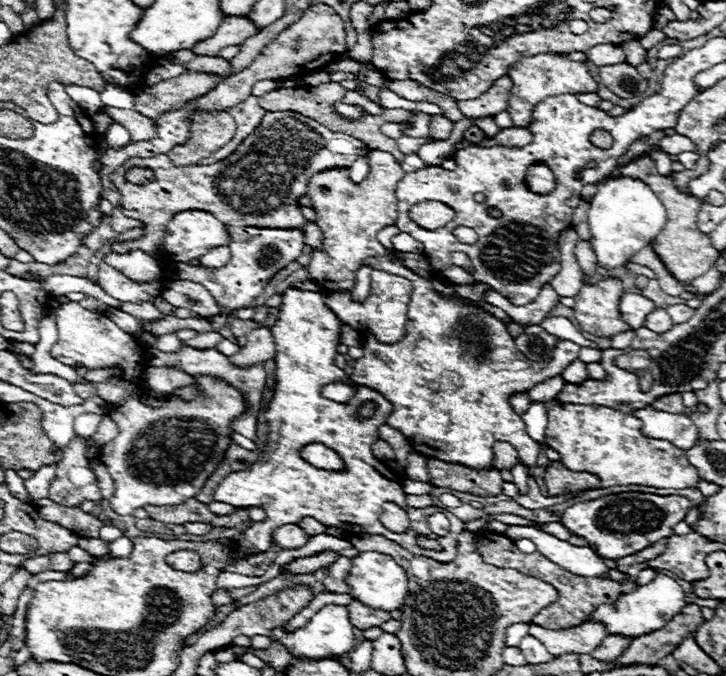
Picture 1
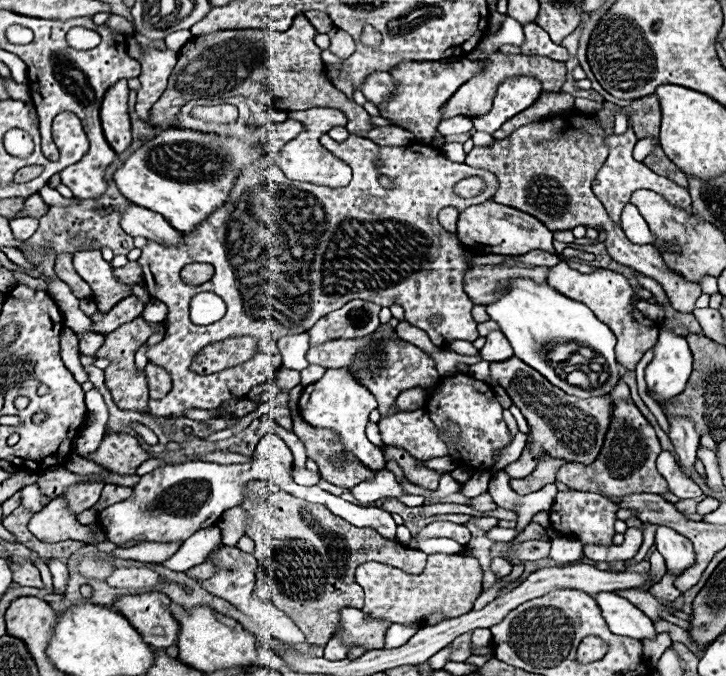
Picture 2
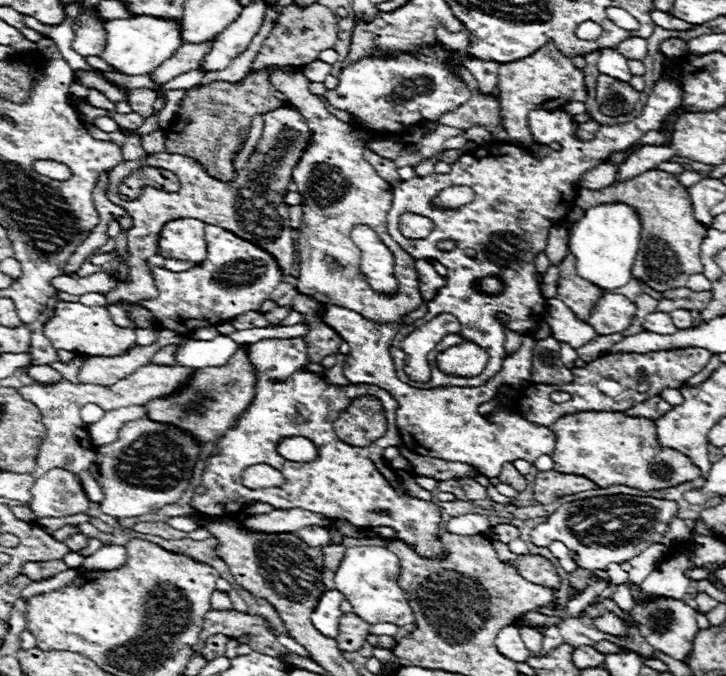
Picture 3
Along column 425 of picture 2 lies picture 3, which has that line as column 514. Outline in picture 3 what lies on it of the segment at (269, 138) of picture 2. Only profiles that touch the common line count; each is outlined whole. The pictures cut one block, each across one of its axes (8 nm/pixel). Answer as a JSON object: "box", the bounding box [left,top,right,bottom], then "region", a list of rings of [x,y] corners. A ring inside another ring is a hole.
{"box":[388,72,682,388],"region":[[[664,72],[664,76],[656,82],[654,90],[648,94],[648,102],[646,106],[642,108],[640,116],[626,122],[626,124],[616,124],[616,126],[602,126],[596,134],[594,134],[594,140],[578,140],[574,136],[578,124],[574,124],[574,116],[564,112],[562,108],[556,108],[556,110],[544,110],[544,108],[538,108],[538,110],[532,110],[530,112],[530,132],[534,136],[536,142],[558,142],[562,148],[560,150],[552,150],[544,160],[536,160],[532,158],[526,149],[521,147],[515,147],[515,145],[499,145],[499,155],[488,156],[474,156],[474,154],[462,154],[458,162],[452,164],[452,170],[448,174],[428,174],[424,178],[410,178],[406,182],[398,182],[394,184],[394,198],[392,198],[392,208],[388,212],[388,232],[390,236],[404,248],[408,250],[410,256],[418,256],[420,258],[432,258],[432,260],[438,260],[442,262],[446,268],[448,268],[448,286],[440,288],[438,296],[434,302],[428,304],[428,314],[424,314],[424,318],[420,318],[418,322],[414,322],[412,326],[404,326],[398,336],[394,338],[394,344],[392,344],[392,356],[394,356],[394,364],[396,364],[396,372],[398,372],[398,378],[406,384],[414,384],[406,372],[402,372],[404,368],[404,360],[406,360],[406,354],[402,352],[400,348],[400,342],[410,334],[414,332],[418,326],[422,326],[424,322],[430,322],[434,316],[438,314],[452,314],[458,318],[458,322],[462,324],[462,332],[460,334],[446,334],[438,344],[436,348],[428,354],[428,364],[432,368],[432,378],[430,382],[424,382],[420,386],[424,388],[432,388],[432,386],[440,386],[440,384],[454,384],[454,386],[480,386],[484,384],[488,378],[492,378],[500,368],[502,368],[502,360],[506,356],[506,350],[504,350],[504,342],[506,342],[506,330],[516,330],[516,332],[522,332],[526,334],[528,330],[532,330],[534,326],[538,324],[530,324],[530,322],[540,322],[542,320],[542,312],[544,312],[544,306],[546,306],[546,298],[542,296],[540,292],[540,286],[536,282],[536,268],[534,268],[534,260],[540,252],[546,250],[546,240],[548,240],[548,232],[554,224],[562,222],[568,212],[574,208],[574,198],[576,198],[576,190],[578,190],[578,182],[580,178],[596,168],[598,164],[606,164],[608,158],[614,154],[614,152],[622,152],[626,150],[628,146],[634,146],[638,138],[642,138],[648,130],[656,130],[660,128],[660,124],[664,122],[664,118],[670,114],[670,110],[674,110],[676,106],[682,104],[682,88],[680,88],[680,76],[678,72]],[[452,186],[468,186],[474,190],[474,200],[470,204],[464,204],[456,210],[440,210],[440,208],[432,208],[432,200],[438,198],[438,194],[444,190],[444,188],[452,188]],[[402,212],[414,212],[414,214],[422,214],[422,216],[428,216],[430,220],[434,220],[434,230],[430,232],[428,238],[422,238],[422,240],[412,240],[412,238],[406,238],[400,234],[400,216]],[[440,240],[458,240],[458,248],[454,252],[442,252],[436,248],[436,242]],[[488,276],[494,276],[502,282],[504,290],[502,294],[498,296],[486,296],[482,292],[478,292],[474,288],[474,282],[476,280],[482,280],[482,278],[488,278]],[[496,314],[504,314],[508,316],[508,324],[502,324]],[[462,340],[470,340],[474,342],[476,346],[480,346],[482,350],[486,350],[488,354],[488,364],[484,368],[484,372],[480,376],[474,376],[474,378],[464,378],[464,376],[448,376],[444,372],[438,370],[436,366],[436,356],[442,354],[444,350],[448,350],[450,346],[458,346],[462,344]]]}

